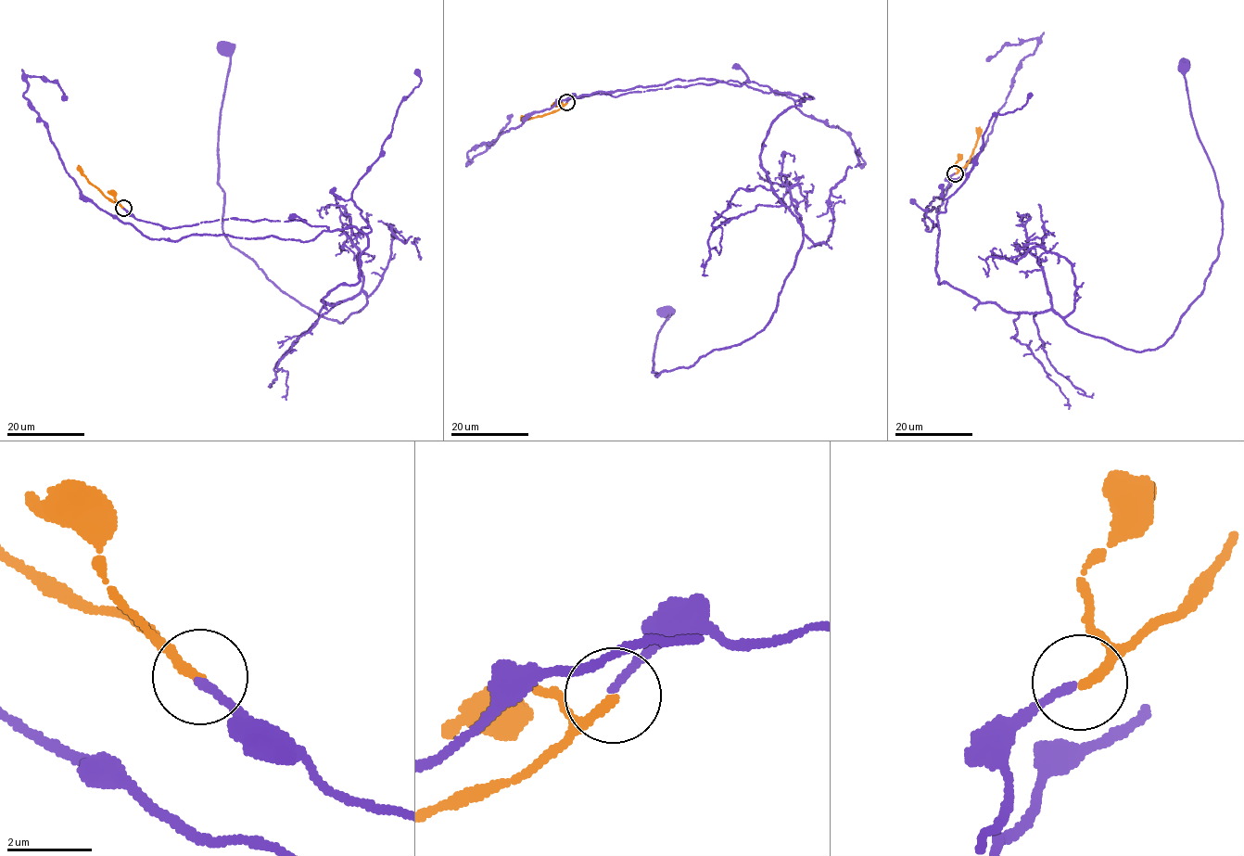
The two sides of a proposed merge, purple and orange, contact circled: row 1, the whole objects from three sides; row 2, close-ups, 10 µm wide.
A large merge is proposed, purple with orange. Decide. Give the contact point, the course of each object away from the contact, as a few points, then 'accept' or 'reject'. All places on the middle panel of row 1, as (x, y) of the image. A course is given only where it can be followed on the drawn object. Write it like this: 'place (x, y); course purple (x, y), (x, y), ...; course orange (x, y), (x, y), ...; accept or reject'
place (566, 102); course purple (566, 101), (708, 78), (810, 97), (762, 145), (803, 240), (769, 322), (657, 376), (666, 313); course orange (566, 103), (548, 113), (528, 119), (522, 115); reject

